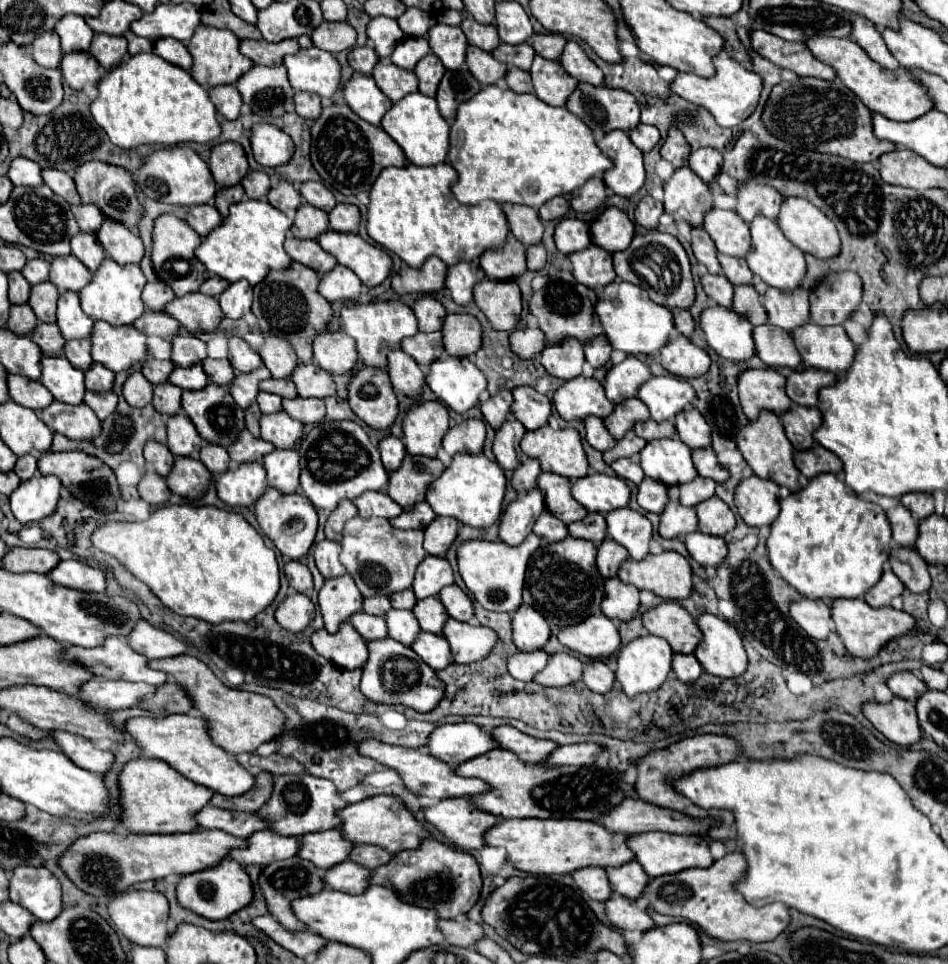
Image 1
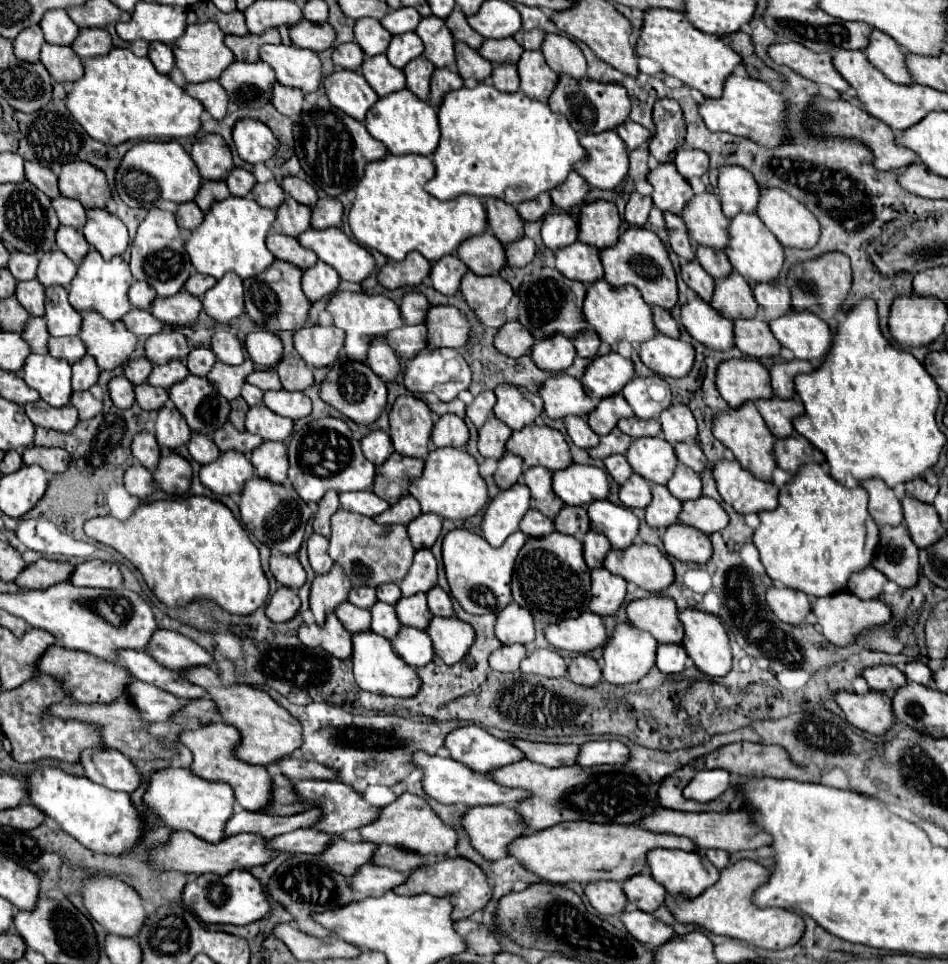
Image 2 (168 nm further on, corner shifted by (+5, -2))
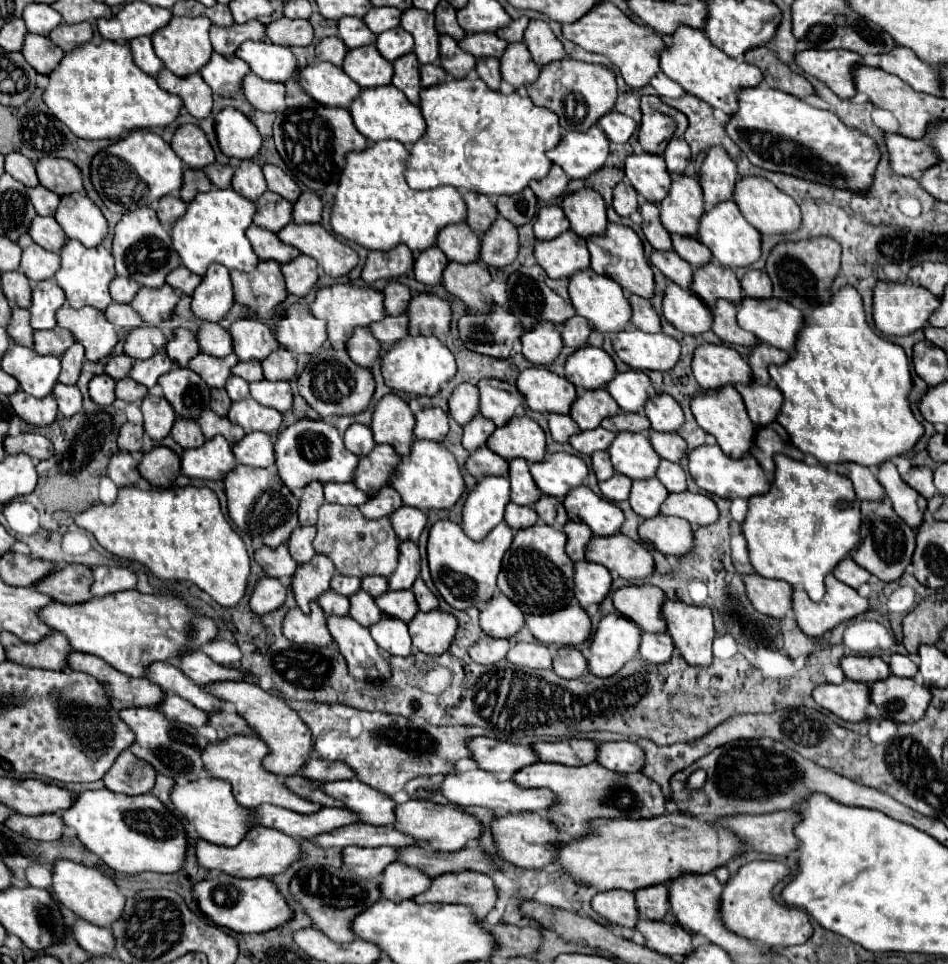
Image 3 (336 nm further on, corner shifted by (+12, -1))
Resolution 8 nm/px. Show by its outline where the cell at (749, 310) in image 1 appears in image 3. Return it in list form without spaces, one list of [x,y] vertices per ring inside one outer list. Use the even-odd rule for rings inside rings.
[[[710,261],[708,265],[696,269],[690,289],[708,307],[714,307],[718,299],[728,299],[734,305],[740,305],[744,299],[744,291],[736,273],[728,267],[722,267],[718,261]]]

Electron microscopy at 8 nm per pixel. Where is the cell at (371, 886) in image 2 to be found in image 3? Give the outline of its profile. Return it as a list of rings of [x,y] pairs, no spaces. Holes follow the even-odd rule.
[[[396,861],[382,871],[378,877],[378,887],[384,899],[404,901],[426,891],[426,887],[430,887],[430,877],[422,875],[422,871],[416,871],[416,867]]]

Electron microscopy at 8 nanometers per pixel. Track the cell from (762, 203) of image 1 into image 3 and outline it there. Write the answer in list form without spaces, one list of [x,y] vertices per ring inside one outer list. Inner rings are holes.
[[[712,147],[700,171],[706,207],[710,209],[722,201],[730,201],[734,197],[736,181],[738,181],[736,163],[728,157],[728,153],[722,147]]]

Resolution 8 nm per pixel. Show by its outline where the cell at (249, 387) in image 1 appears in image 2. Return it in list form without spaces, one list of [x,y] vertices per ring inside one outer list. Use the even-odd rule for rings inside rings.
[[[249,358],[239,366],[229,366],[229,364],[223,364],[223,362],[217,360],[211,368],[211,372],[207,374],[207,380],[217,386],[221,396],[225,396],[227,400],[233,400],[241,394],[245,378],[253,370],[255,370],[255,366]]]

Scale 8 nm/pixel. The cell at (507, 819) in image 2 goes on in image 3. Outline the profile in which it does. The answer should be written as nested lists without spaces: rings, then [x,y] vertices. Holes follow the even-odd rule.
[[[524,811],[514,815],[508,813],[502,817],[494,817],[490,823],[490,831],[496,845],[496,855],[506,863],[512,863],[516,867],[526,867],[526,869],[554,863],[552,845],[562,843],[562,839],[558,839],[558,831],[554,829],[554,825],[550,825],[548,819],[536,811]]]

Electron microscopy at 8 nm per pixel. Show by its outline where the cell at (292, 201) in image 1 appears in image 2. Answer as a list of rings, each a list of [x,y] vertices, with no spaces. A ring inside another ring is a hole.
[[[267,180],[263,184],[255,184],[251,194],[253,194],[253,200],[257,204],[261,204],[269,210],[275,210],[281,204],[281,200],[285,198],[285,192],[283,192],[283,188],[279,186],[277,180]]]

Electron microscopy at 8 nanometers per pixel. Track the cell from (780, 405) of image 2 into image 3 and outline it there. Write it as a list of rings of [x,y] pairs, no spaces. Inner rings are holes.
[[[750,383],[750,385],[736,385],[736,389],[742,395],[748,415],[756,427],[766,427],[776,419],[784,403],[784,395],[778,391],[776,385]]]

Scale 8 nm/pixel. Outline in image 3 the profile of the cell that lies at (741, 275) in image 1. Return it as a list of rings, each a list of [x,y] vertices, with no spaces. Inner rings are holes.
[[[672,235],[672,245],[674,245],[674,251],[676,251],[684,261],[688,261],[694,269],[704,267],[706,263],[712,261],[710,249],[708,249],[704,243],[700,243],[698,239],[694,239],[694,237]]]

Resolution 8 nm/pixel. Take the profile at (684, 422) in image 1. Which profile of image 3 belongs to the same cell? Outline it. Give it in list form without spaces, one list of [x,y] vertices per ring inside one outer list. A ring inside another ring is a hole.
[[[666,393],[650,397],[646,403],[646,417],[652,423],[652,429],[660,433],[678,433],[684,423],[682,407],[678,407],[674,397]]]

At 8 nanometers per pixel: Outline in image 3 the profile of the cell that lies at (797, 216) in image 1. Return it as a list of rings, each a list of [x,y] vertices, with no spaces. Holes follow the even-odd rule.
[[[742,177],[742,179],[738,179],[736,189],[734,189],[734,201],[738,203],[746,221],[750,225],[754,225],[762,235],[782,235],[782,237],[786,237],[786,235],[798,231],[800,225],[802,225],[802,213],[800,213],[800,207],[796,205],[796,201],[790,195],[782,193],[768,179],[762,179],[762,177]]]

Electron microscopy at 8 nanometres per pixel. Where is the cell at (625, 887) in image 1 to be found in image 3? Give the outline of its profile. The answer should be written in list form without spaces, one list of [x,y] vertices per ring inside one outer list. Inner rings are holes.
[[[650,885],[650,887],[642,887],[642,889],[636,889],[634,891],[634,897],[636,897],[636,907],[638,907],[638,913],[642,917],[648,917],[648,919],[664,919],[666,911],[668,911],[668,887],[666,885]]]

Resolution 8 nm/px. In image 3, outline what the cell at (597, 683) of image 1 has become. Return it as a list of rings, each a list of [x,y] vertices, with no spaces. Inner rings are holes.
[[[562,647],[554,657],[554,673],[564,679],[578,679],[588,671],[588,661],[576,647]]]

